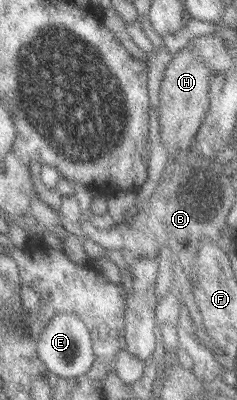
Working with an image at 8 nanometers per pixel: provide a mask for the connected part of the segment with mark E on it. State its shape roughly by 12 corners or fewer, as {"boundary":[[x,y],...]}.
{"boundary":[[58,313],[32,341],[45,369],[64,381],[92,364],[78,316]]}

